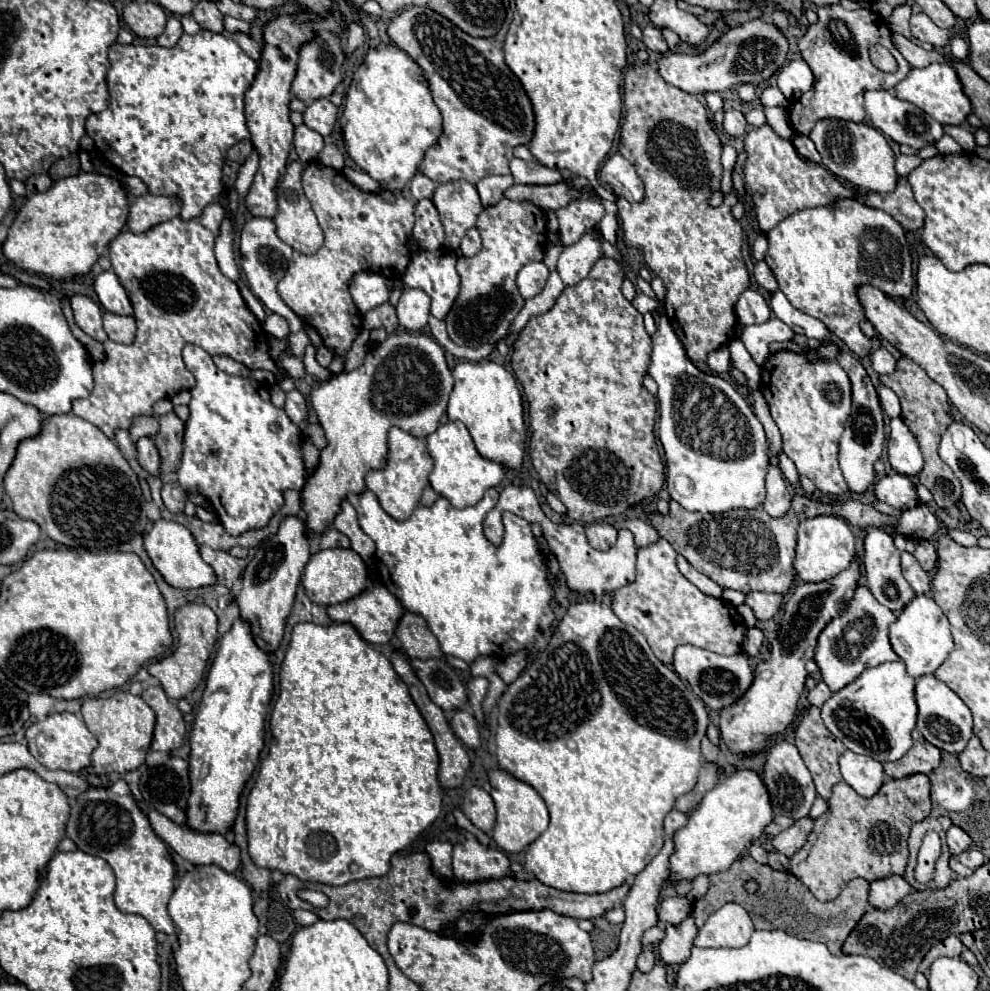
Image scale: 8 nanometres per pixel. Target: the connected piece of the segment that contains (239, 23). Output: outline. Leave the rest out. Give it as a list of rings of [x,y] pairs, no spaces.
[[[225,16],[225,30],[227,32],[245,32],[245,34],[249,34],[251,32],[251,26],[249,26],[249,22],[243,22],[243,20],[237,20],[237,18],[233,18],[233,16]]]

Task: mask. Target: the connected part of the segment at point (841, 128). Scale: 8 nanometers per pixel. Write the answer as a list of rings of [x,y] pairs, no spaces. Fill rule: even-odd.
[[[819,120],[809,134],[809,138],[815,142],[817,152],[823,158],[823,166],[857,184],[859,188],[871,190],[871,192],[891,192],[897,184],[897,172],[895,172],[895,154],[885,140],[885,136],[875,130],[869,124],[855,124],[845,120]]]

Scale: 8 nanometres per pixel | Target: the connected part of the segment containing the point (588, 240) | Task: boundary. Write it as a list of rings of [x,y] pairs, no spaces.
[[[589,230],[581,236],[579,242],[563,248],[563,252],[559,254],[559,262],[557,262],[557,272],[563,280],[565,286],[575,286],[579,284],[591,270],[591,266],[601,258],[601,256],[609,256],[619,260],[619,264],[623,268],[629,268],[627,260],[623,258],[623,254],[617,250],[617,246],[611,246],[609,242],[601,240],[599,234],[595,230]]]

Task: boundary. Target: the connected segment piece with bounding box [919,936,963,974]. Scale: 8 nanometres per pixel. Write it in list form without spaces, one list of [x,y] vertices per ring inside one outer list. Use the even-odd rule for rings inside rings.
[[[949,936],[949,938],[945,938],[945,940],[937,942],[937,944],[925,954],[923,962],[919,964],[919,972],[927,974],[927,972],[929,972],[929,966],[931,966],[933,960],[939,958],[939,956],[959,956],[959,954],[961,954],[961,948],[963,948],[963,944],[961,944],[961,940],[959,940],[957,936]]]

